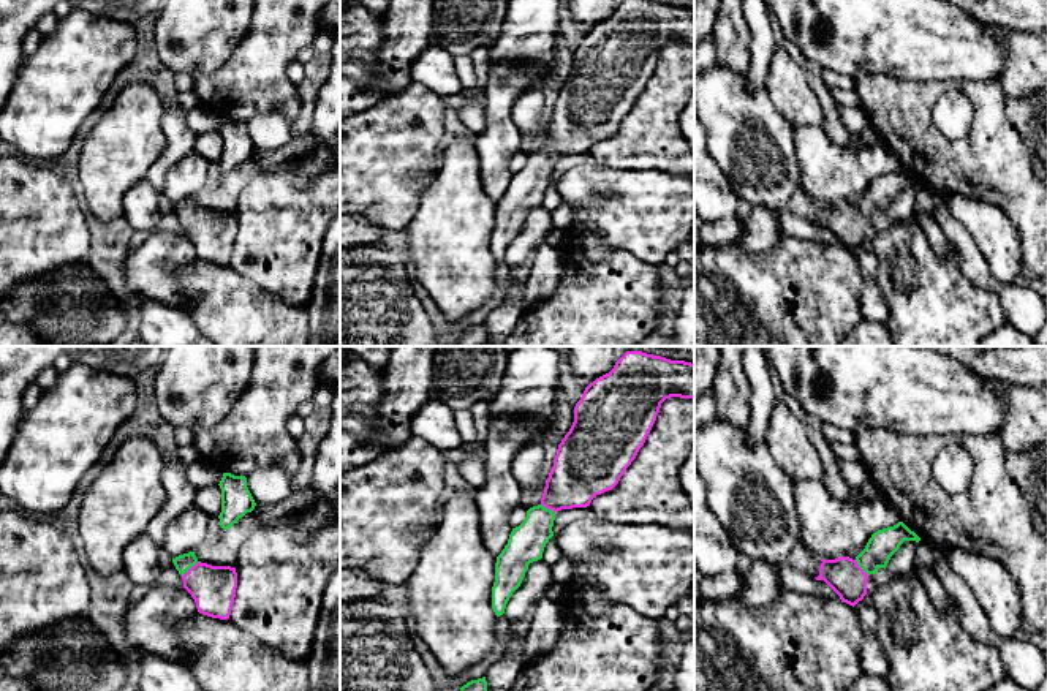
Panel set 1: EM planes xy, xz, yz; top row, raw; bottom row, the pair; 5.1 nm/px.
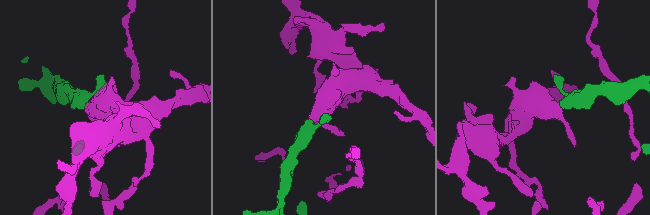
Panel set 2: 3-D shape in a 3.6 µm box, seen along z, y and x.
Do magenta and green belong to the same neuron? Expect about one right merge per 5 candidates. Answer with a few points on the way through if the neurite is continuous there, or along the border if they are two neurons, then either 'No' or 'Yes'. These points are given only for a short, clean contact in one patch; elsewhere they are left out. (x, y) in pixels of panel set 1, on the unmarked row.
Path across: xy (212, 233), (190, 214), (182, 209). Yes

